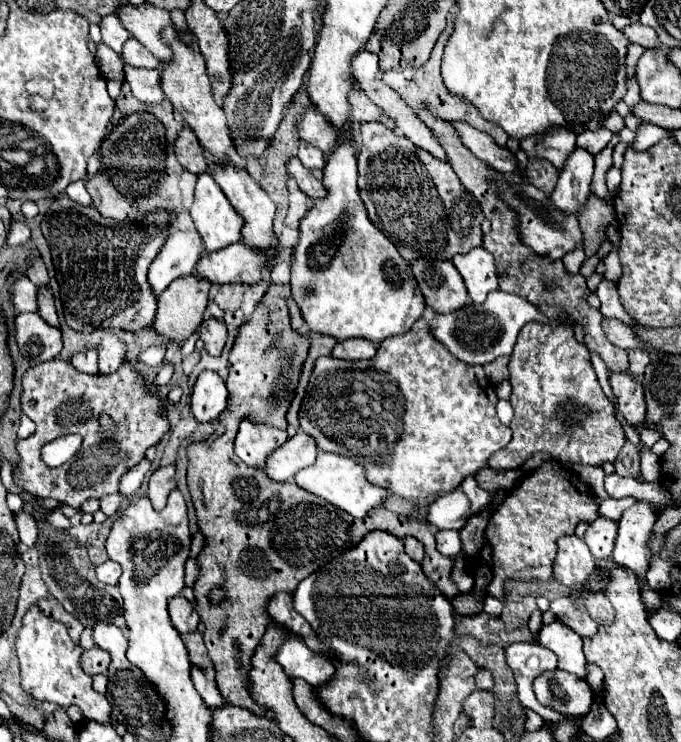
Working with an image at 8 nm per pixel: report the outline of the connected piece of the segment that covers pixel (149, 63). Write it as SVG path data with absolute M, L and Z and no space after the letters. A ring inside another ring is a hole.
M129 38L123 44L121 58L123 58L125 64L135 66L135 68L159 68L159 60L141 42L137 42L135 38Z

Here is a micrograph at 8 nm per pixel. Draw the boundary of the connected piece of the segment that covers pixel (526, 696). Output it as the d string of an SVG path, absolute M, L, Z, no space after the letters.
M519 642L519 644L511 644L505 648L505 658L507 658L509 668L515 674L515 682L519 688L521 702L529 710L535 710L539 716L543 716L547 720L565 722L563 716L557 716L555 712L541 706L535 698L535 692L533 692L533 680L539 674L543 674L545 670L555 670L557 668L557 656L551 650L537 646L533 642Z

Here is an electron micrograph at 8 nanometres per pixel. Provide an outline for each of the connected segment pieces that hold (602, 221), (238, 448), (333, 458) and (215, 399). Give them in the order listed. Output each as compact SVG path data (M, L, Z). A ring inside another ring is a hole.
M589 194L587 202L579 208L577 218L585 232L585 254L593 256L605 238L605 228L615 222L615 208L595 194Z
M243 420L235 440L235 454L249 466L265 468L267 458L279 446L283 446L285 440L287 440L285 430Z
M319 452L315 464L311 464L309 468L303 468L301 472L295 474L295 482L305 488L307 492L313 492L317 496L321 496L323 500L331 502L333 506L349 512L353 518L363 518L369 510L381 506L387 500L387 490L381 486L371 484L365 478L365 468L361 464L357 464L355 460L341 456L341 454L329 454L329 452Z
M211 370L199 374L193 392L191 392L191 410L199 422L217 420L219 414L227 408L229 392L225 380Z

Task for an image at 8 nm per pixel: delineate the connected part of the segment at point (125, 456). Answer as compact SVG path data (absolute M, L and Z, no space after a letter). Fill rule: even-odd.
M61 358L36 364L22 378L21 404L25 416L35 422L37 430L27 440L17 442L21 466L19 472L13 474L15 484L37 498L55 498L73 508L79 508L89 498L117 492L119 478L137 466L143 460L145 450L155 446L161 436L169 432L167 410L161 396L153 386L145 384L141 372L135 370L135 362L129 360L107 376L83 374L75 370L71 362ZM101 414L107 414L115 422L115 434L103 436L99 426ZM71 432L79 432L83 436L81 450L63 466L45 466L41 460L41 448Z

